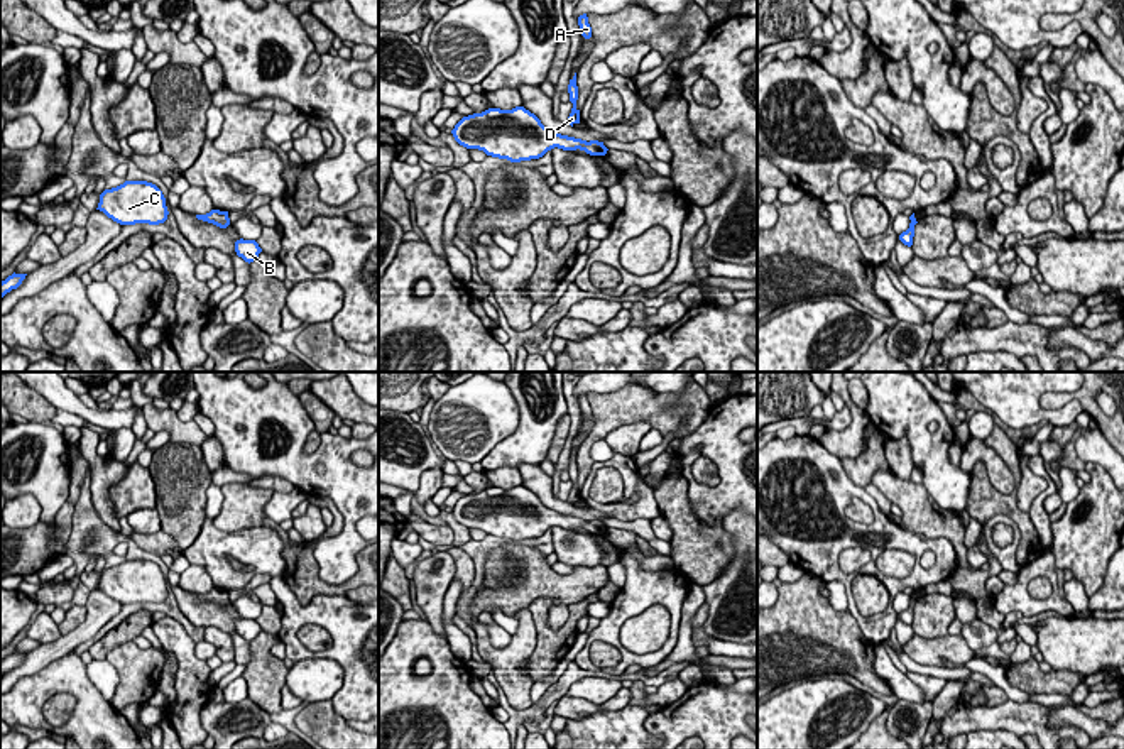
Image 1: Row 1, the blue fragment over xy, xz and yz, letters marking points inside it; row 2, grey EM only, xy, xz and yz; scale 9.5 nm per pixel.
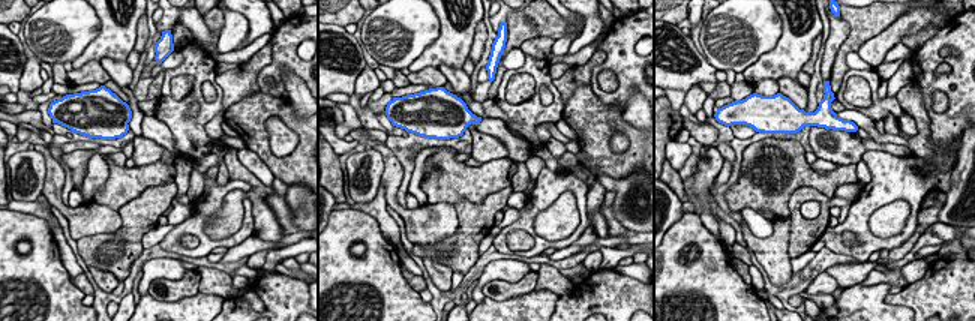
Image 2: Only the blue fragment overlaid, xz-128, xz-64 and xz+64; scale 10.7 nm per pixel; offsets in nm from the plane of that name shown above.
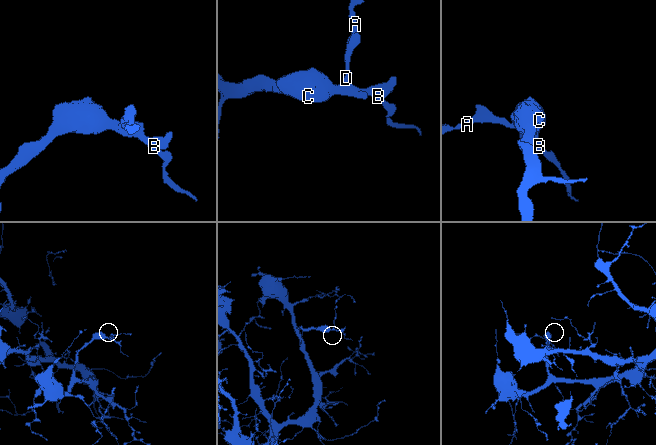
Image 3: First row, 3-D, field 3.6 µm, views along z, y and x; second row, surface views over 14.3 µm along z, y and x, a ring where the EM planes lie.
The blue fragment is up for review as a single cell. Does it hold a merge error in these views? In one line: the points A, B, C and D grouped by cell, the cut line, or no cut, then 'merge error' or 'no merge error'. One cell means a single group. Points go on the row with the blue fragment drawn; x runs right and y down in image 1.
A B C D | no cut | no merge error

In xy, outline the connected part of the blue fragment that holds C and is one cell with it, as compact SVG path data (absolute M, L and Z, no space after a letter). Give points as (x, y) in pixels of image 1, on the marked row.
M125 181L105 189L96 210L120 225L159 225L169 215L162 191L147 181Z

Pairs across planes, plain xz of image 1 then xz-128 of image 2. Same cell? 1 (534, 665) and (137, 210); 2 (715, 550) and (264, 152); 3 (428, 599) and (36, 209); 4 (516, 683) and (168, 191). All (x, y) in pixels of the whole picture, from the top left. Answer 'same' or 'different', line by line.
1: same
2: same
3: different
4: different

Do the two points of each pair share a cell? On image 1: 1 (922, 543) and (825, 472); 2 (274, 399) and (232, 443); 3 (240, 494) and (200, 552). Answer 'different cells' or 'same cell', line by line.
1: same cell
2: same cell
3: different cells

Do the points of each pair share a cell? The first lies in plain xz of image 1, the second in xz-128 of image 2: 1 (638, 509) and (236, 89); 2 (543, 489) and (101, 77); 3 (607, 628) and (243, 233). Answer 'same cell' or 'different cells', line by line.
1: different cells
2: different cells
3: same cell

